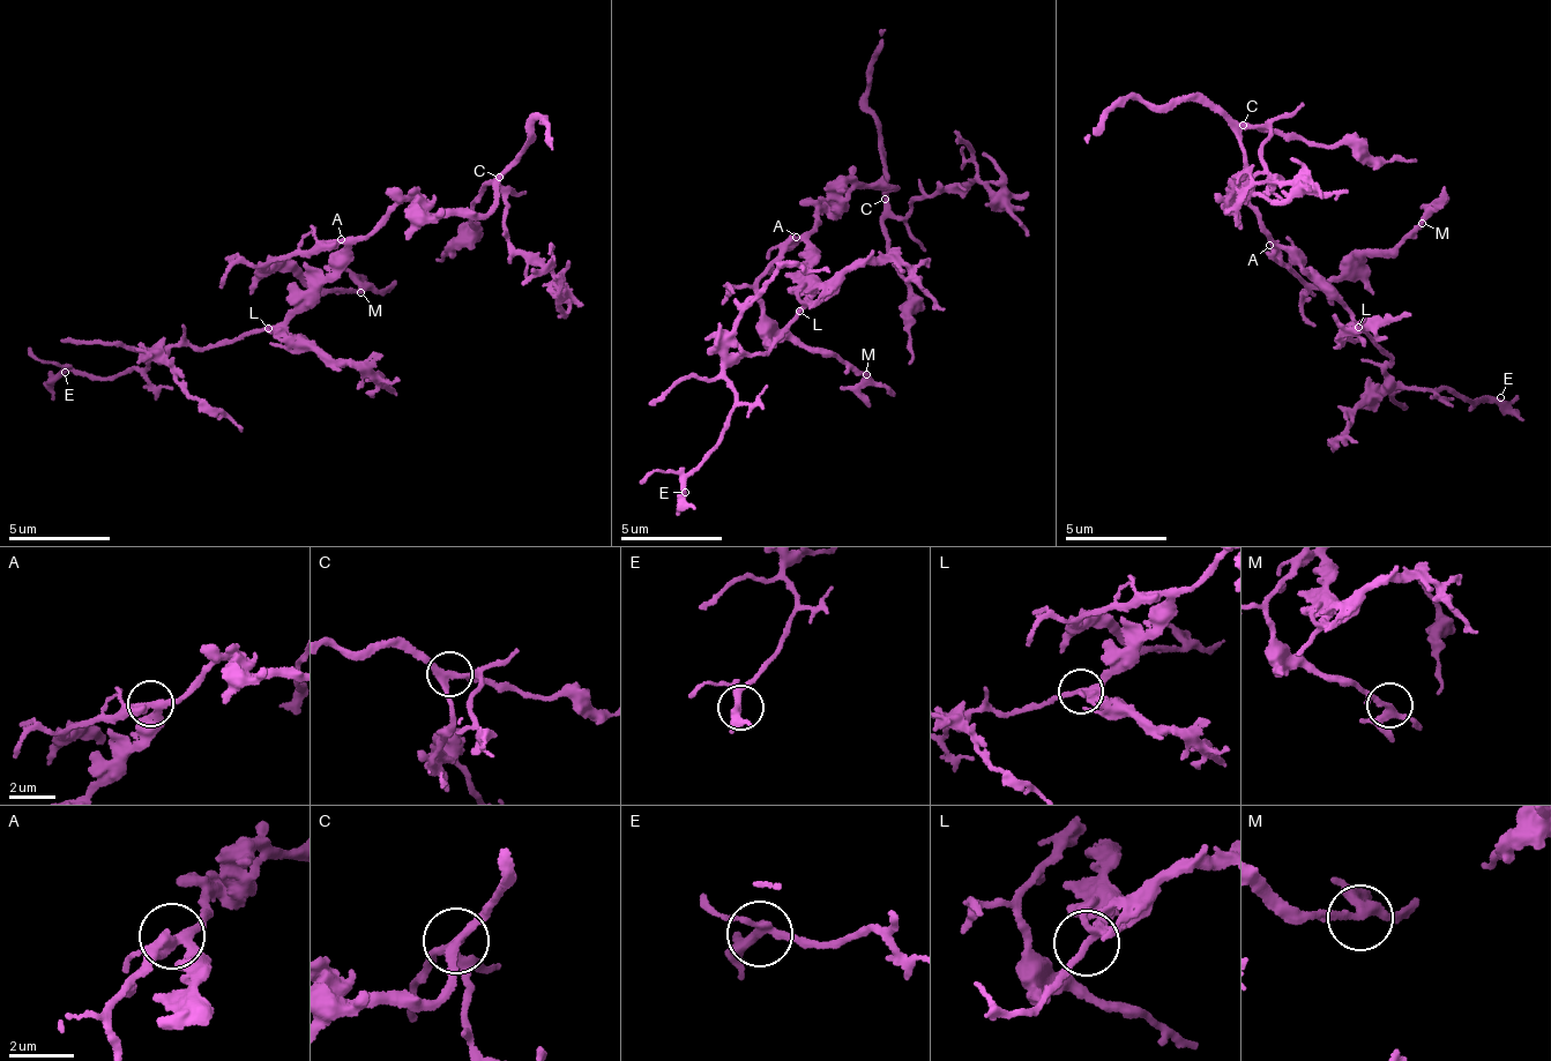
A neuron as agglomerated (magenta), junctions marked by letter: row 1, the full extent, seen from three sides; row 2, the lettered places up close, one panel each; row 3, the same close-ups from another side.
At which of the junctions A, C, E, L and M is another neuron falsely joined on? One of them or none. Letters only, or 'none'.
none

